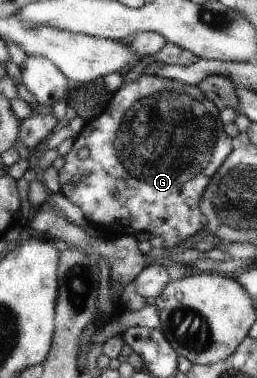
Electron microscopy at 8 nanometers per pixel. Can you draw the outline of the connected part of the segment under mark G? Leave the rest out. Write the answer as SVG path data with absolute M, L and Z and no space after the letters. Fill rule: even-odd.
M143 74L135 82L123 82L102 111L85 121L58 175L60 192L81 209L93 228L117 238L147 232L161 237L162 246L171 251L207 227L208 217L199 208L202 196L233 148L219 122L219 109L203 93L195 85Z

